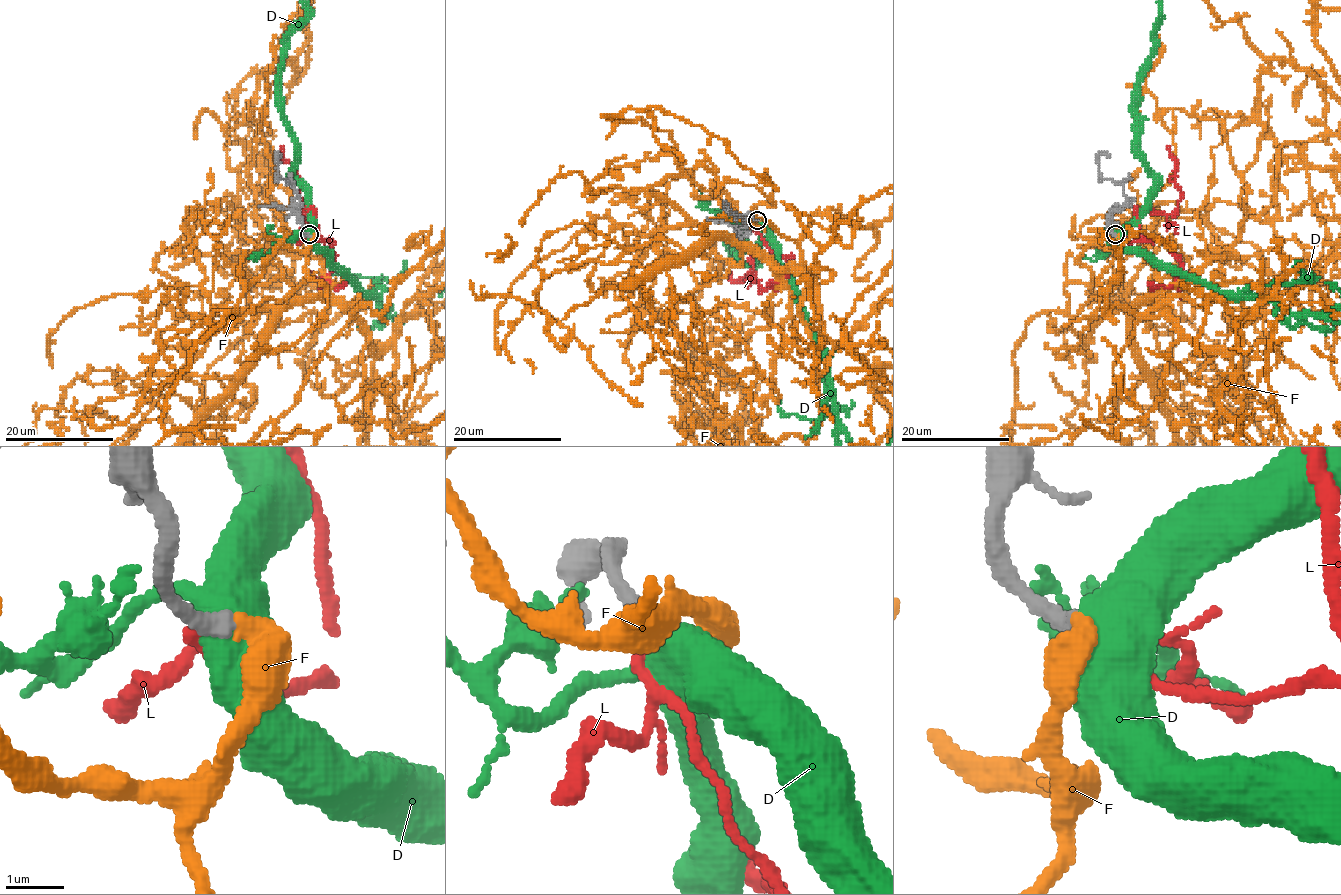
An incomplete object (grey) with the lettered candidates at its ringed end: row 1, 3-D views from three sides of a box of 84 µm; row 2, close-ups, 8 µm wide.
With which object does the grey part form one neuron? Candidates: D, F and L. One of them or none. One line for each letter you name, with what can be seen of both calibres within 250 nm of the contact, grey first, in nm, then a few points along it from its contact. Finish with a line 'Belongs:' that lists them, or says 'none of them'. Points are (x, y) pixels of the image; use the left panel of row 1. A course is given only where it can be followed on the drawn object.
F: calibres 280 and 420 nm
Belongs: F

